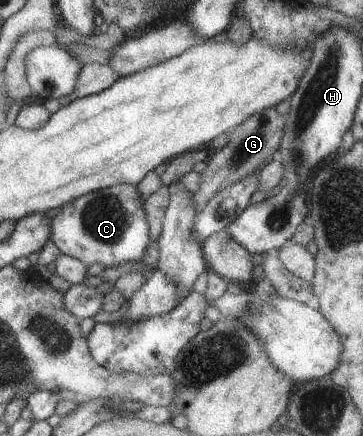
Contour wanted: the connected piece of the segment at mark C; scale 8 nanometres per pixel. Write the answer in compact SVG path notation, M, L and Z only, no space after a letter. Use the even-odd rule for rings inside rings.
M115 184L80 195L52 212L50 240L61 254L86 266L99 264L105 269L122 262L141 262L150 242L143 202L138 189L131 184Z

